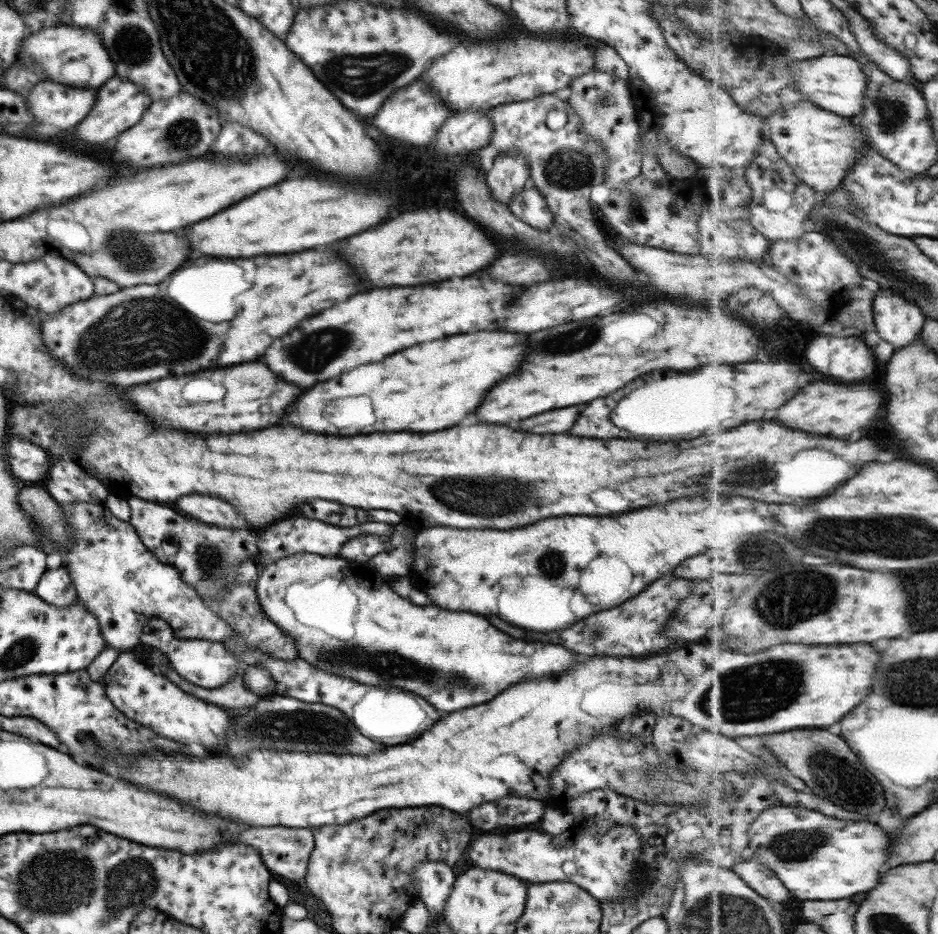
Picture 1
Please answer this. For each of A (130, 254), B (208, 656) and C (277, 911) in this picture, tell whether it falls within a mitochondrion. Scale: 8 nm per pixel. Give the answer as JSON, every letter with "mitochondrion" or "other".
{"A":"mitochondrion","B":"other","C":"other"}

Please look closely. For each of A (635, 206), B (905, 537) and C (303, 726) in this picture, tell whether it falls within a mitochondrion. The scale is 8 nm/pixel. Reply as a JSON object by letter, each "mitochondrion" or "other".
{"A":"mitochondrion","B":"mitochondrion","C":"mitochondrion"}

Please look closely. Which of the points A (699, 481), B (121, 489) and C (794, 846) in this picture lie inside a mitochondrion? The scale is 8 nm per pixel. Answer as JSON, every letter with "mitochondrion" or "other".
{"A":"mitochondrion","B":"other","C":"mitochondrion"}

